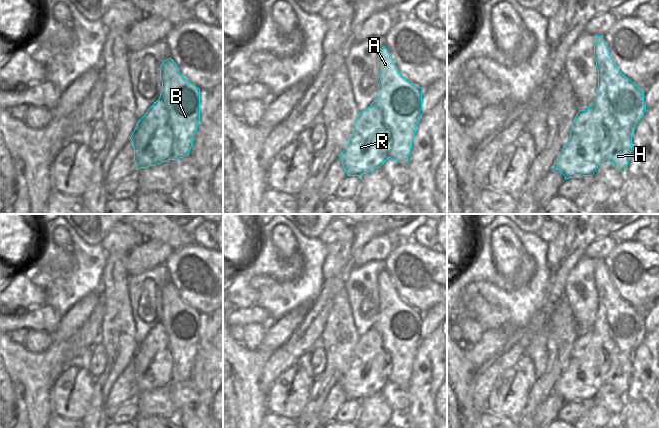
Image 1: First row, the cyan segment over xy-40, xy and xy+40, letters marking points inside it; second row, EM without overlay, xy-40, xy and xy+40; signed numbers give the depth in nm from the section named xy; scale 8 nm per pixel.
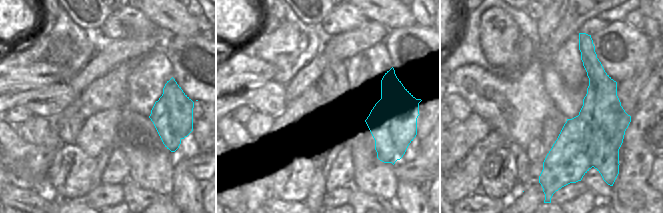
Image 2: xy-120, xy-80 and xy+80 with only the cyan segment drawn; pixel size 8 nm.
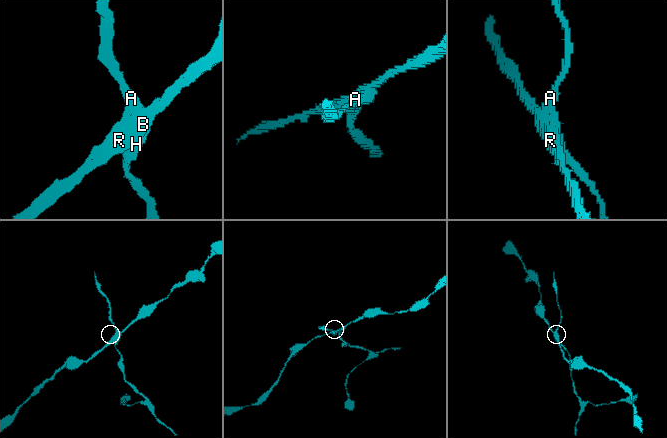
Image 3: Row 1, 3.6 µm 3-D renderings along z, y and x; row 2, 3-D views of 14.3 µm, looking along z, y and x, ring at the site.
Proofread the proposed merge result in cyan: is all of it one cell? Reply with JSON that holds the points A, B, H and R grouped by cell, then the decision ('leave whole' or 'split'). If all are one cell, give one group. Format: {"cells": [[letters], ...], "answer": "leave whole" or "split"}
{"cells": [["A", "B", "H"], ["R"]], "answer": "split"}

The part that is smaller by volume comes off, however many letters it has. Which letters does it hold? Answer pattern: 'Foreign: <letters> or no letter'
Foreign: A, B, H

